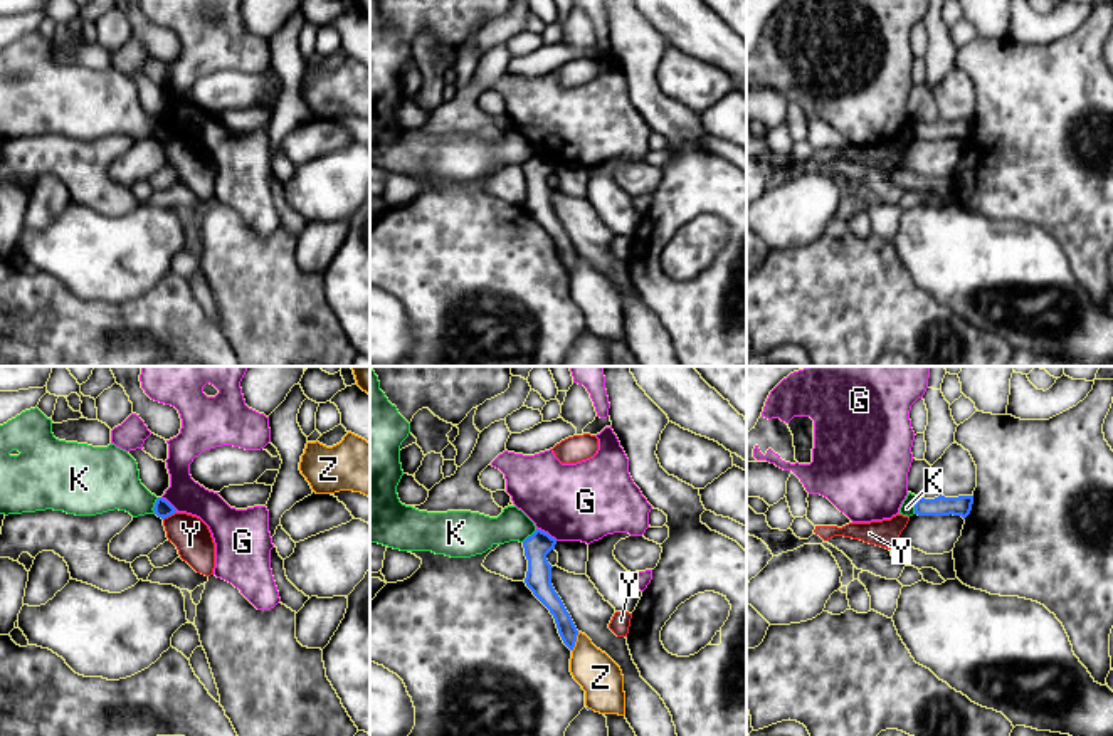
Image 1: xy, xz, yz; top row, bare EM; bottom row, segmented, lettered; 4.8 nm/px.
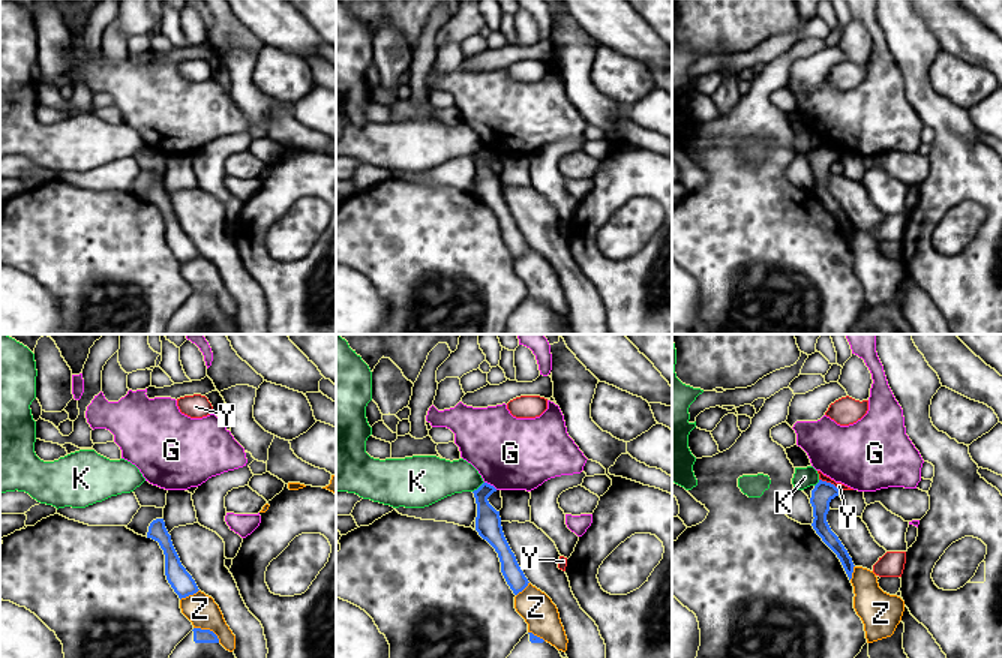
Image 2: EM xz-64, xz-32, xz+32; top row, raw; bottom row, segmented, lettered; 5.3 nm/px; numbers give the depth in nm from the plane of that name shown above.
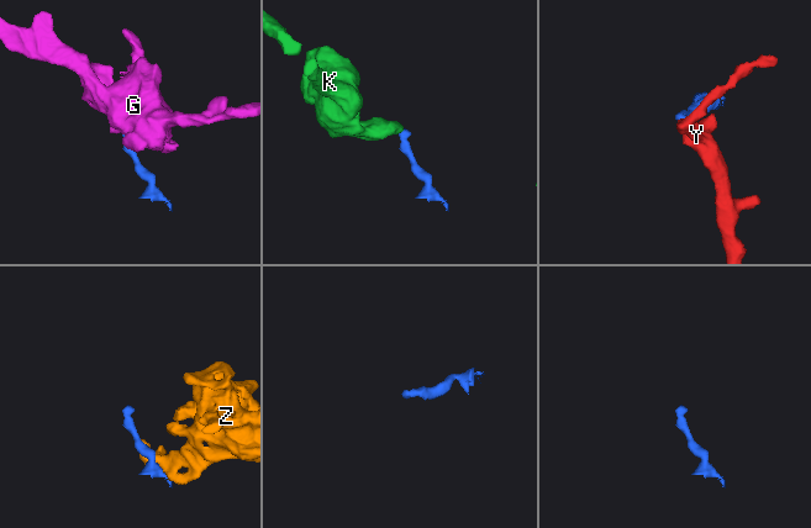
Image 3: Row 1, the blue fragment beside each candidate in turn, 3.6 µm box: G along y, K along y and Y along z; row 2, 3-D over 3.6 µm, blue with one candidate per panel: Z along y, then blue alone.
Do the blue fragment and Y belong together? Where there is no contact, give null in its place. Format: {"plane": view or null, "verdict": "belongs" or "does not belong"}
{"plane": "xy", "verdict": "does not belong"}

